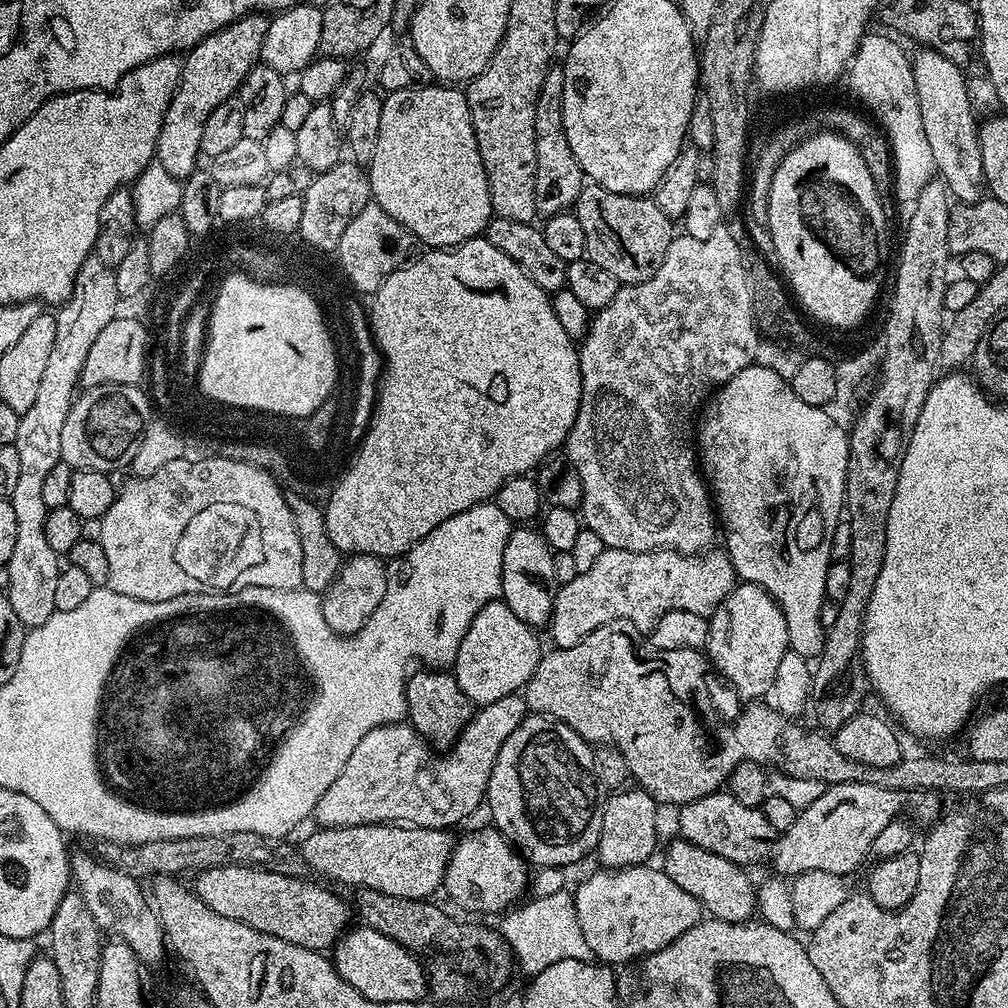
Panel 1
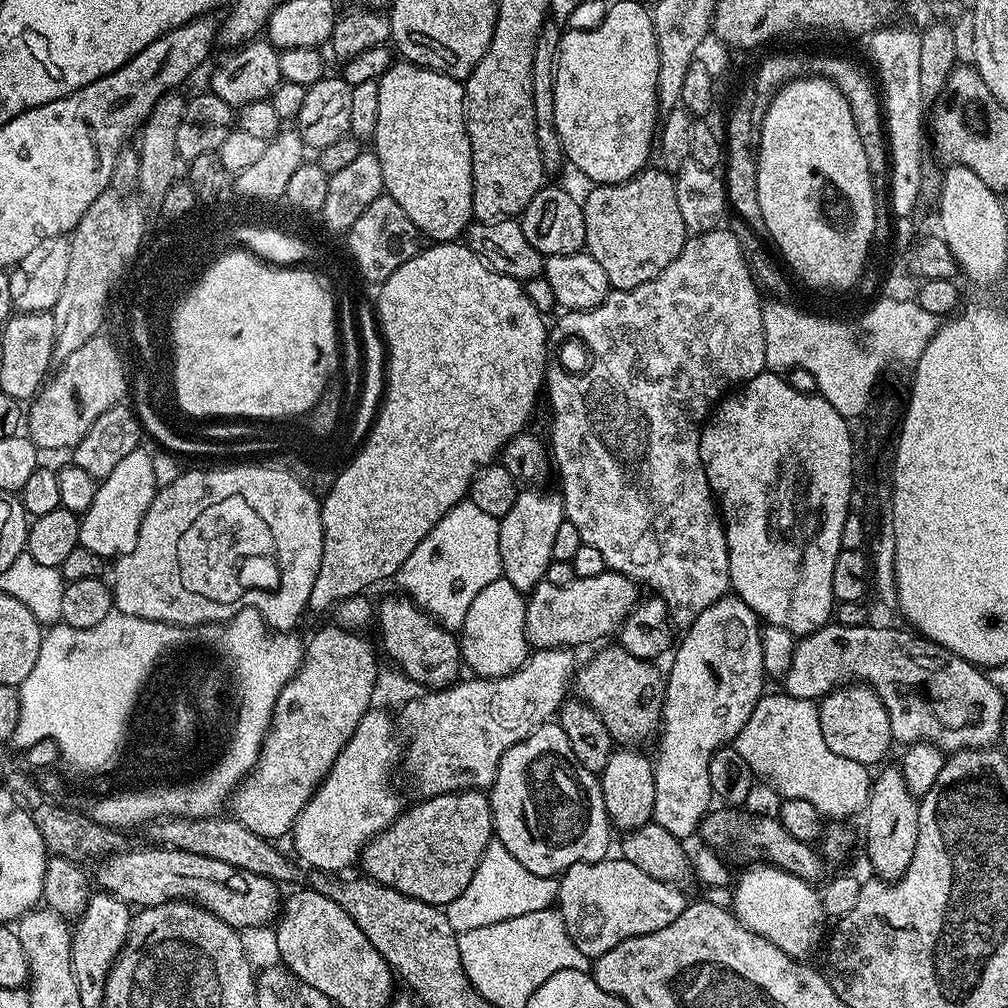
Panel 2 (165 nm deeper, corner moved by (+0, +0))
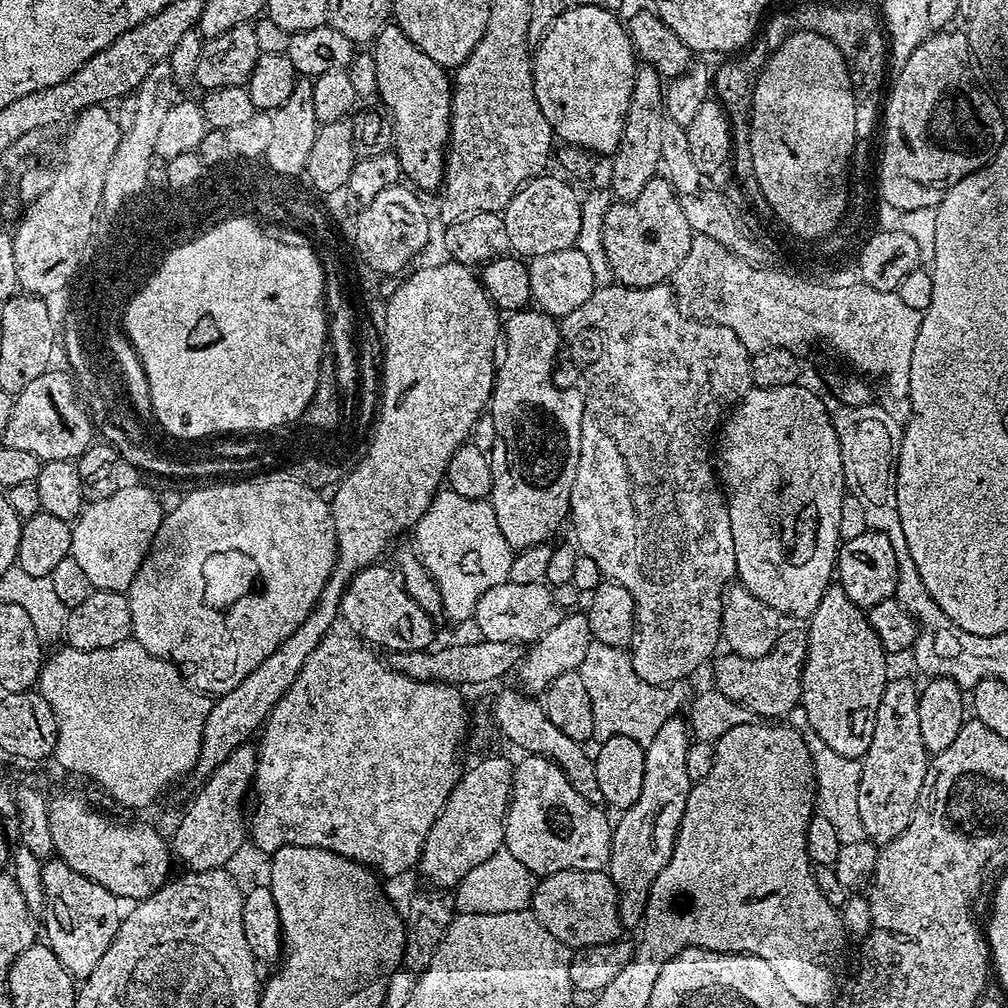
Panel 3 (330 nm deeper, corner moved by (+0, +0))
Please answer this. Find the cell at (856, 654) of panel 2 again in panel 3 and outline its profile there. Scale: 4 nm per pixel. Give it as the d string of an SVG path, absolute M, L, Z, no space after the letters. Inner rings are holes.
M796 628L781 631L780 640L770 654L762 658L746 658L735 654L717 655L715 691L738 702L749 713L760 718L787 717L802 700L802 665L806 660L806 636Z

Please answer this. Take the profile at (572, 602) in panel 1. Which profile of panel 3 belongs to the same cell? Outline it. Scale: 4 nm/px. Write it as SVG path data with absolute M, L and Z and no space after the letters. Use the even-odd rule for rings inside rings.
M543 583L532 585L499 584L482 598L476 607L474 624L480 627L479 635L490 642L514 642L521 646L531 646L541 640L562 618L562 610L554 602L552 588Z

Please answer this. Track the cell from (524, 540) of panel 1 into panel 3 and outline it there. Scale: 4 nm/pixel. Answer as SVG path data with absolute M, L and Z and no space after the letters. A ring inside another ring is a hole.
M539 310L511 313L503 325L502 336L505 341L508 339L508 345L502 348L490 401L492 428L496 431L496 441L490 447L494 470L490 503L502 536L513 550L521 550L539 544L547 545L551 536L559 530L560 523L569 519L574 478L578 474L584 407L578 395L559 389L553 380L562 352L560 325L553 317Z

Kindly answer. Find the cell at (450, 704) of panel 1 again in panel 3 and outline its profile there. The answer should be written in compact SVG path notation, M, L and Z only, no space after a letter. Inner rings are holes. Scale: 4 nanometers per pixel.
M377 562L375 564L371 564L370 567L364 568L363 571L360 573L357 573L356 576L353 577L351 583L348 584L347 591L344 592L344 598L342 602L340 603L340 616L342 617L342 620L345 620L346 623L349 624L352 628L360 628L359 635L363 637L365 641L373 642L372 640L377 640L378 643L381 644L382 647L384 647L384 650L387 650L388 652L413 652L414 650L428 650L433 647L434 641L432 639L435 638L436 632L434 629L432 629L432 624L434 624L433 617L429 616L428 612L422 608L410 596L408 591L404 589L404 581L400 579L399 575L395 571L392 572L388 568L383 568L383 563Z

